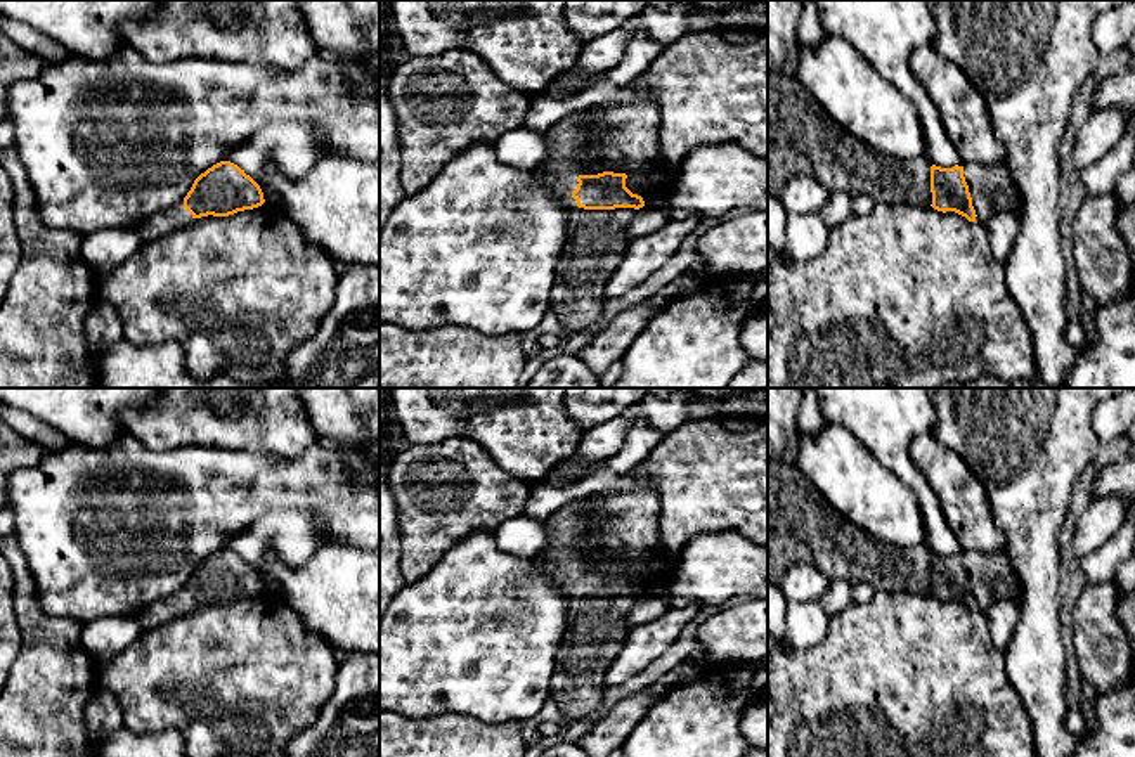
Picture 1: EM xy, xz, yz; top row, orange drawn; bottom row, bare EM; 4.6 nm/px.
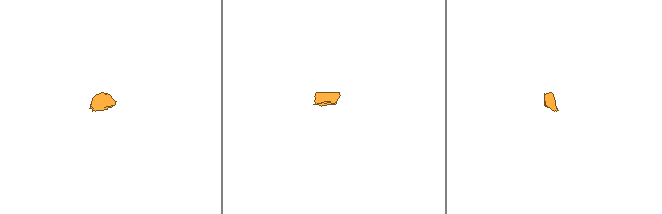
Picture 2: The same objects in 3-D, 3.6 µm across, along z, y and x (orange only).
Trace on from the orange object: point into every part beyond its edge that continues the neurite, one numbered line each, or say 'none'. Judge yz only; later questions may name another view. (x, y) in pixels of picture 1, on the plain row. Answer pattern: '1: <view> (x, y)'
1: yz (803, 529)
2: yz (992, 577)

